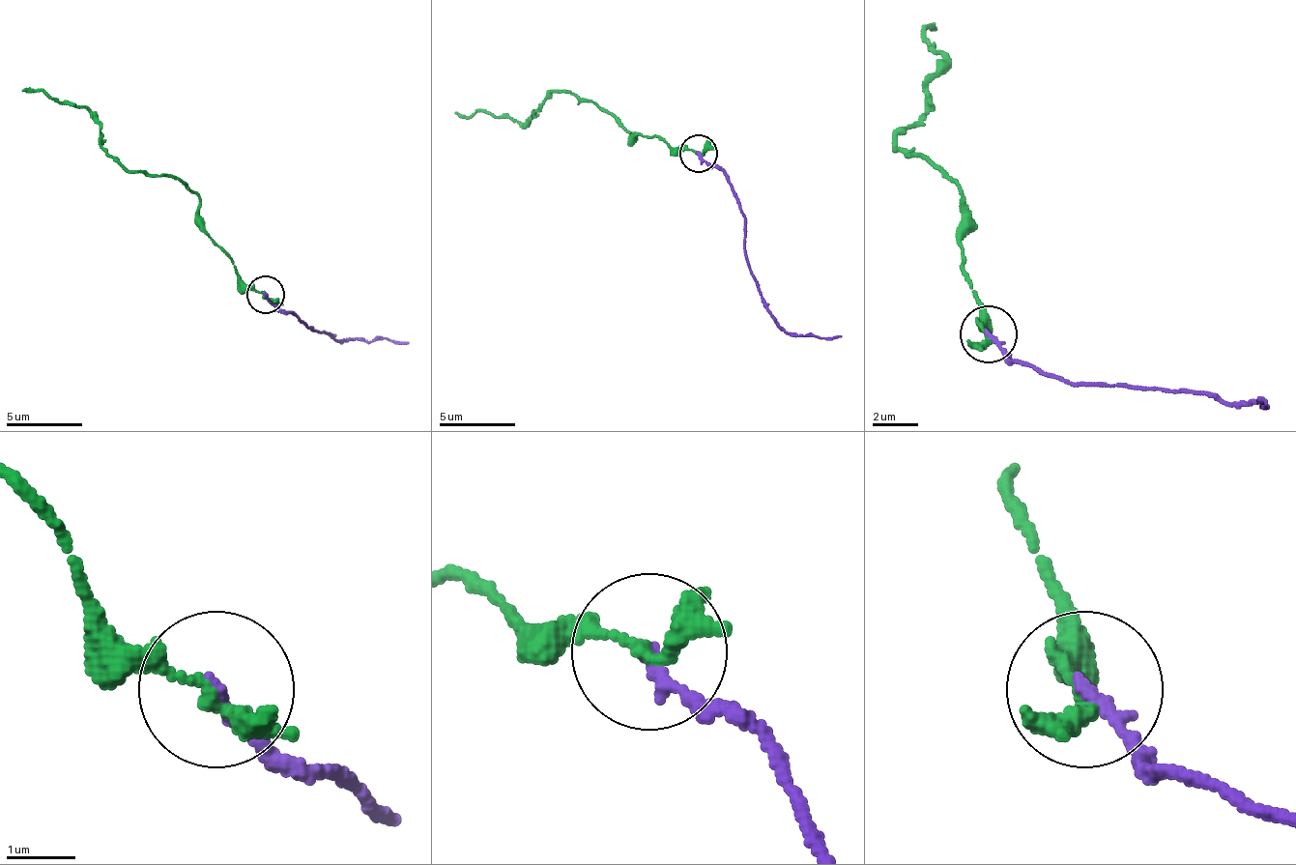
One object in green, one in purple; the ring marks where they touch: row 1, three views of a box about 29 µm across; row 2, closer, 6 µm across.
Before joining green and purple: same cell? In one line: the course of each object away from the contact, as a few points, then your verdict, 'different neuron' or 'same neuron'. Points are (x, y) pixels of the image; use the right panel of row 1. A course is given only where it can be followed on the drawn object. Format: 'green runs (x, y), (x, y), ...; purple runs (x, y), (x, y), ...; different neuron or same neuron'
green runs (987, 332), (958, 246), (964, 189), (895, 149), (929, 109), (940, 58), (924, 29); purple runs (987, 332), (1026, 367), (1073, 384), (1141, 384), (1222, 395), (1261, 407); same neuron

